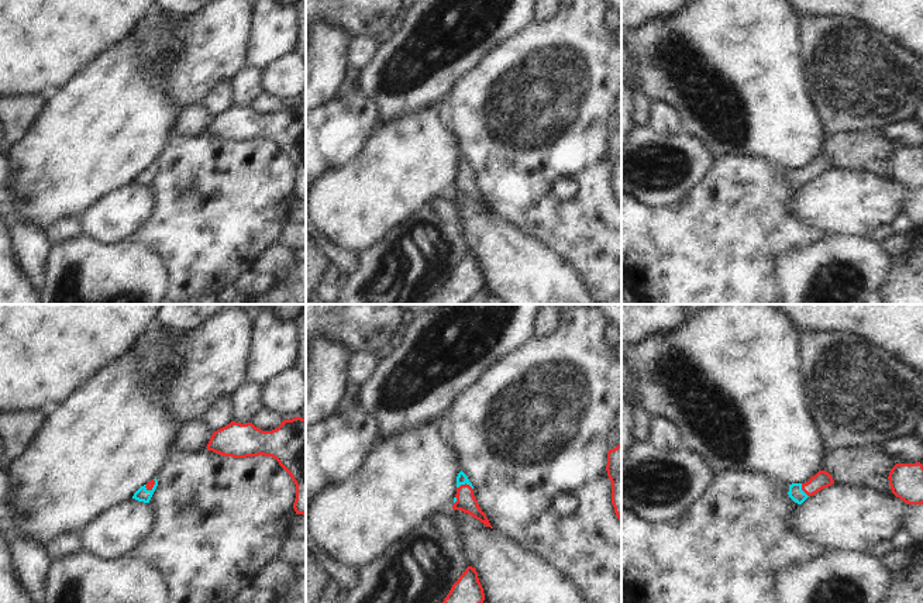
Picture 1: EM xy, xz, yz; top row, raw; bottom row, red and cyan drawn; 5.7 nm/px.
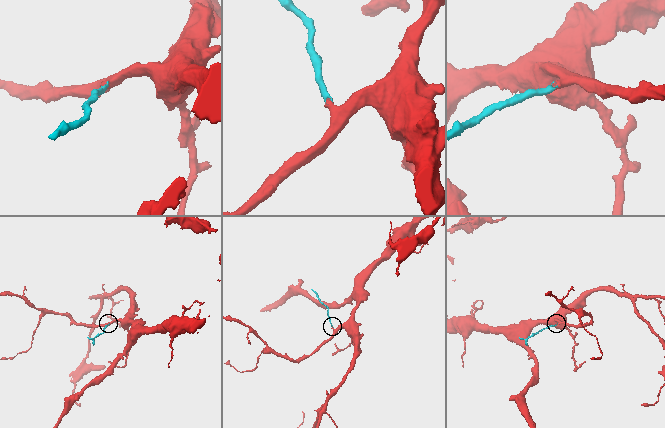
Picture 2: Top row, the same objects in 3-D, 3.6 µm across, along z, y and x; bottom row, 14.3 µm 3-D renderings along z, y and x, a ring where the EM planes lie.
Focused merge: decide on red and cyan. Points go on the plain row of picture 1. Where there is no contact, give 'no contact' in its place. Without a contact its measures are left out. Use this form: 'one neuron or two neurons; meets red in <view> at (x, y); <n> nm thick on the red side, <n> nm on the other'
one neuron; meets red in xz at (465, 168); 110 nm thick on the red side, 60 nm on the other

